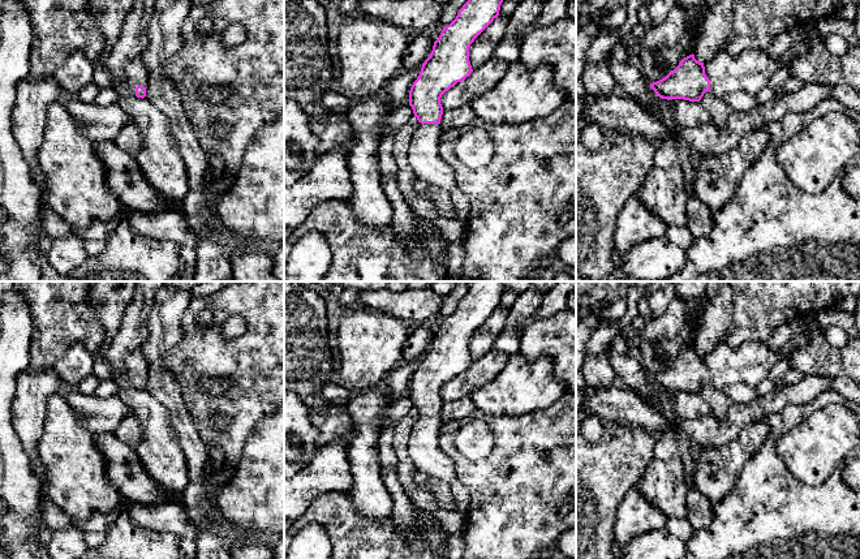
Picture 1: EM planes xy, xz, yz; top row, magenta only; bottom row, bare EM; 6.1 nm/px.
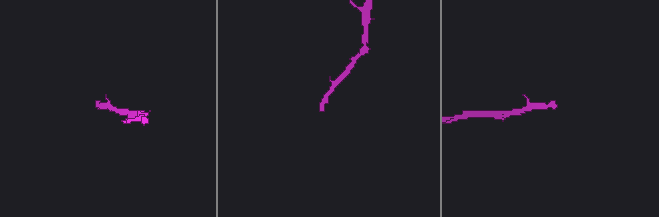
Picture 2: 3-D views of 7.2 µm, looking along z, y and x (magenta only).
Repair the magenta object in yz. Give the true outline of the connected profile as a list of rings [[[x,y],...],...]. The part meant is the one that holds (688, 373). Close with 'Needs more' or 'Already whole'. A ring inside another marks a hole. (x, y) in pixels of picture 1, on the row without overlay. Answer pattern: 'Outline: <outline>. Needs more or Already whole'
Outline: [[[817,321],[805,332],[791,336],[779,352],[773,352],[762,341],[745,341],[740,345],[722,341],[706,354],[697,353],[692,345],[665,370],[650,375],[650,379],[667,392],[700,394],[706,383],[717,390],[734,383],[756,388],[778,361],[787,360],[795,349],[805,345],[814,332],[825,334]]]. Needs more

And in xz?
Outline: [[[469,281],[468,293],[459,302],[456,310],[443,319],[434,334],[430,348],[422,356],[420,367],[409,383],[409,397],[418,412],[409,433],[409,457],[412,464],[422,474],[438,480],[446,480],[452,490],[453,503],[459,512],[469,511],[470,495],[468,489],[456,478],[453,461],[439,448],[439,431],[442,429],[440,410],[443,399],[442,387],[464,373],[473,364],[469,353],[469,339],[474,331],[499,308],[504,292],[504,281]]]. Needs more

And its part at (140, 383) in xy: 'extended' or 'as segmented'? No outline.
extended

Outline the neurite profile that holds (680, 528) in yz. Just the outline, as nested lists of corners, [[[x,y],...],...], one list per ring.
[[[667,517],[665,528],[683,542],[688,542],[695,532],[687,517]]]

